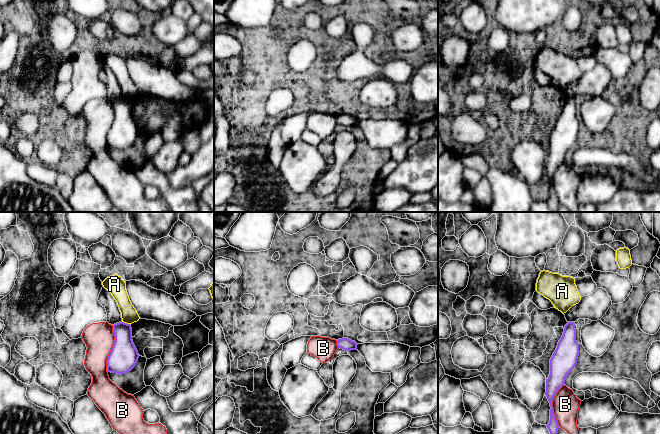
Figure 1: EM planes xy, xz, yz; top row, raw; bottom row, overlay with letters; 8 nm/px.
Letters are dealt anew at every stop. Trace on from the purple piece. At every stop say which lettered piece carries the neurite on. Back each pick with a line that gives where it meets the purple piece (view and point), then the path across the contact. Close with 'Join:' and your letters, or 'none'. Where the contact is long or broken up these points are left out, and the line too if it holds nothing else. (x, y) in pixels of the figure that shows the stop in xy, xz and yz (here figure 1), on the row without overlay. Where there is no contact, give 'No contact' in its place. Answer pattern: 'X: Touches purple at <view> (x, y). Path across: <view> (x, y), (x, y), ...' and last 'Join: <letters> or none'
Join: none

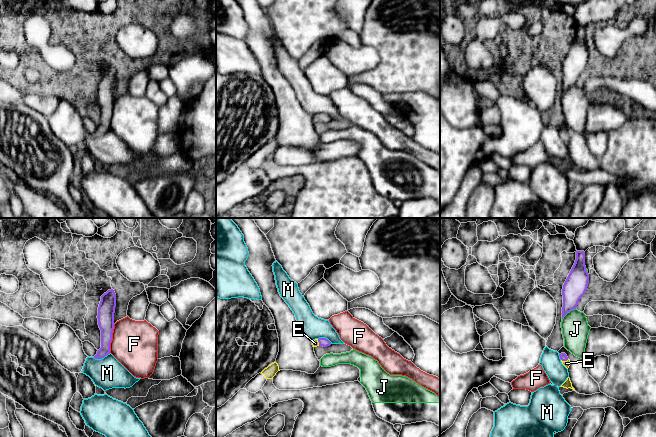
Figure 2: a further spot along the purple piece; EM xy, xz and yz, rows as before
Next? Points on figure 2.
E: Touches purple at yz (564, 136). Path across: yz (563, 132), (564, 136), (566, 139)
Join: E

